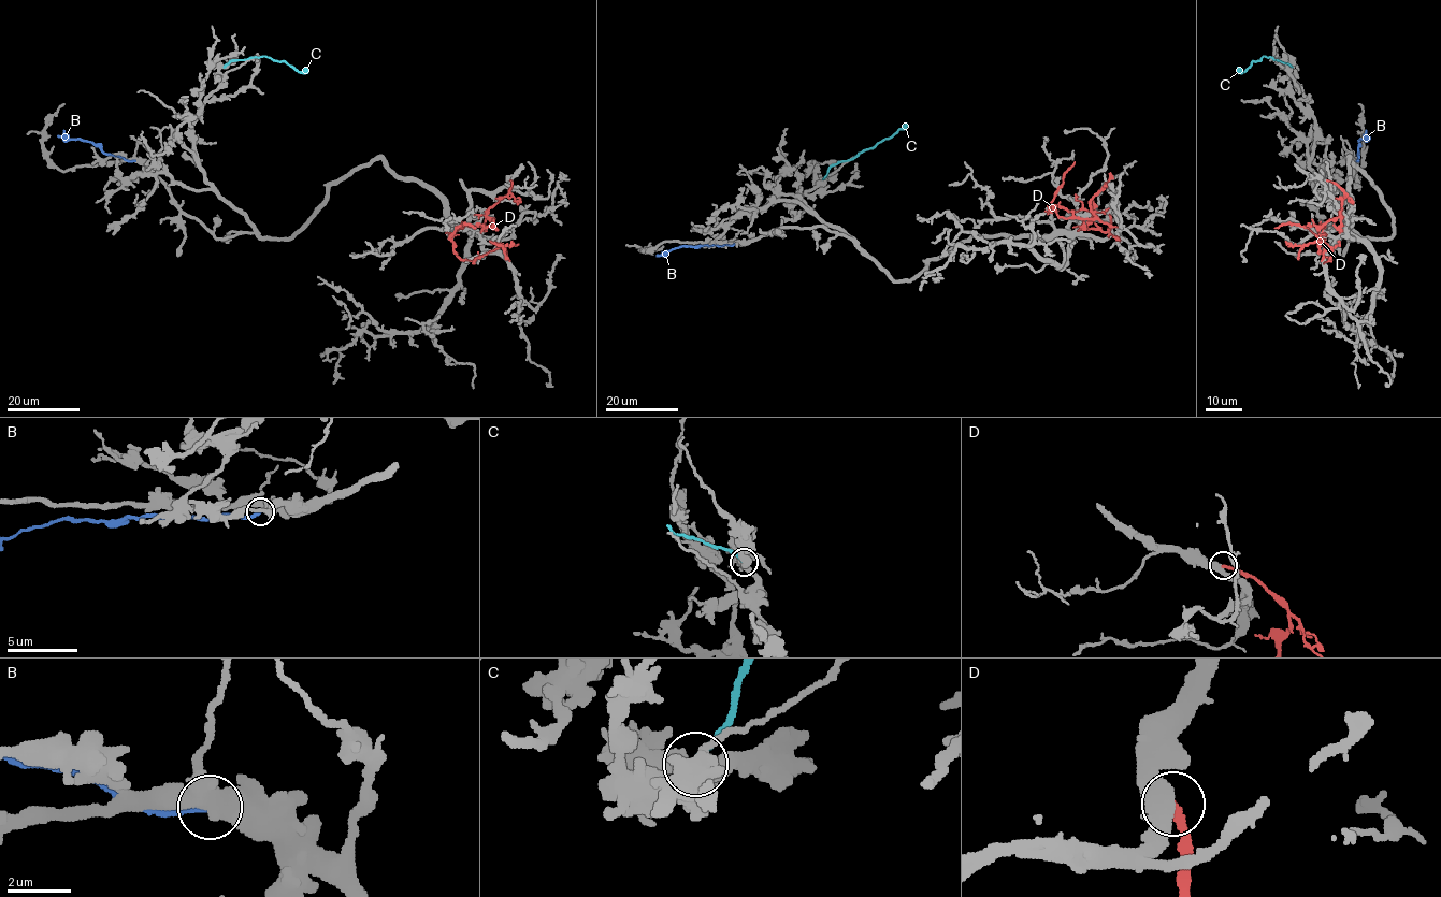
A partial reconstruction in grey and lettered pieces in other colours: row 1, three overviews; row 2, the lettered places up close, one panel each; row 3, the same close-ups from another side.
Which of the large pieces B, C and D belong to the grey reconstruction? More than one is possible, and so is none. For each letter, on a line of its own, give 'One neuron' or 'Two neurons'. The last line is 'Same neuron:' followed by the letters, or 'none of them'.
B: One neuron
C: Two neurons
D: Two neurons
Same neuron: B

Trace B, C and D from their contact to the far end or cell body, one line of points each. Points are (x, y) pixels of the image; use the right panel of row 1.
B: (1356, 160), (1359, 141), (1369, 135)
C: (1292, 67), (1263, 56), (1243, 71), (1237, 71)
D: (1327, 181), (1344, 196), (1340, 215), (1319, 233), (1320, 250), (1331, 260), (1331, 250), (1323, 242), (1285, 241)

